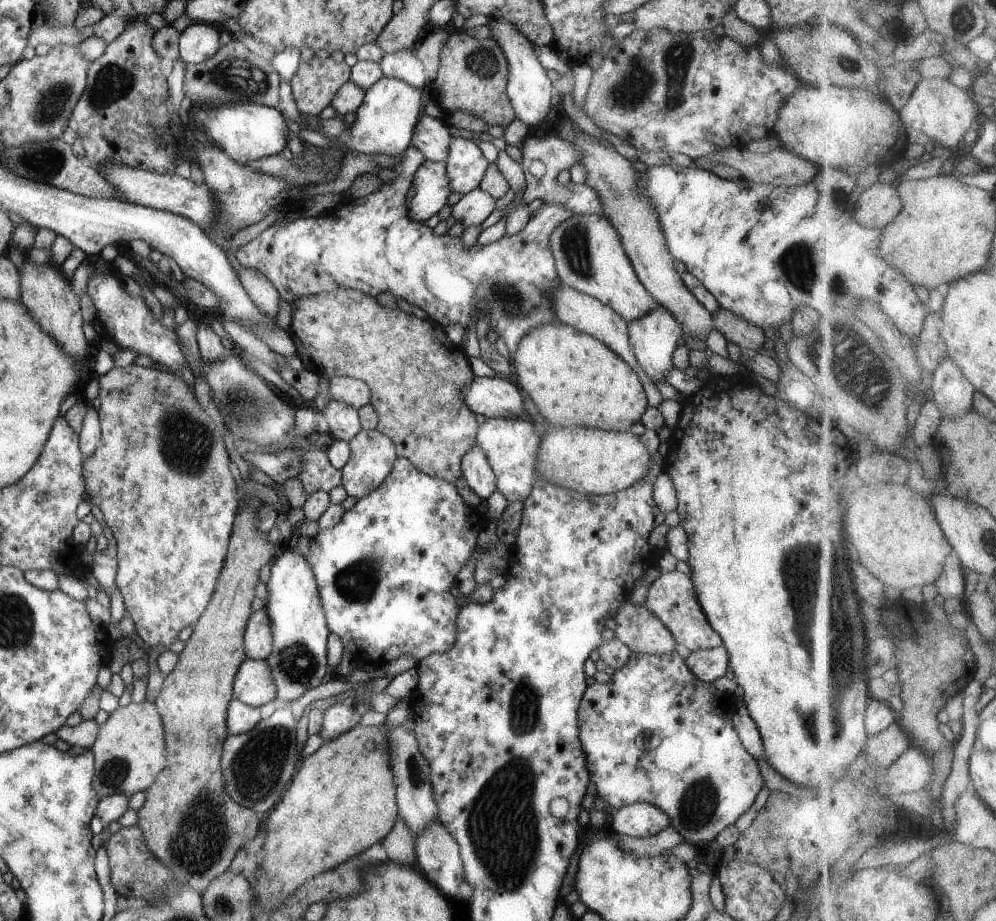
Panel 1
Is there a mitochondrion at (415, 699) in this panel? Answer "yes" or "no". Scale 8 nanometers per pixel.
no

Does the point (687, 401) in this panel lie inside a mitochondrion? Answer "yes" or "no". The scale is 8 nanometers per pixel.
no

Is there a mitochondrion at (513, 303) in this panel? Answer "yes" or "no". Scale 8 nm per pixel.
yes

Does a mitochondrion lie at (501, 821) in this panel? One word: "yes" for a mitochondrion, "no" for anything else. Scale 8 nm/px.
yes

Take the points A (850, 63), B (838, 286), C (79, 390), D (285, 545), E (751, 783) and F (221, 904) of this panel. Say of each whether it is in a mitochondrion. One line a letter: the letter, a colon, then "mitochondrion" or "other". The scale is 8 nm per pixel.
A: mitochondrion
B: mitochondrion
C: other
D: other
E: other
F: mitochondrion

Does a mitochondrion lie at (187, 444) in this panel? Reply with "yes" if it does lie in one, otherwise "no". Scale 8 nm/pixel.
yes

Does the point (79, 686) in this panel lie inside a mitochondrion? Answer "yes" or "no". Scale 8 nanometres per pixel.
no

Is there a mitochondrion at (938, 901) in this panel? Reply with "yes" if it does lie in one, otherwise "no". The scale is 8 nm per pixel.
no

